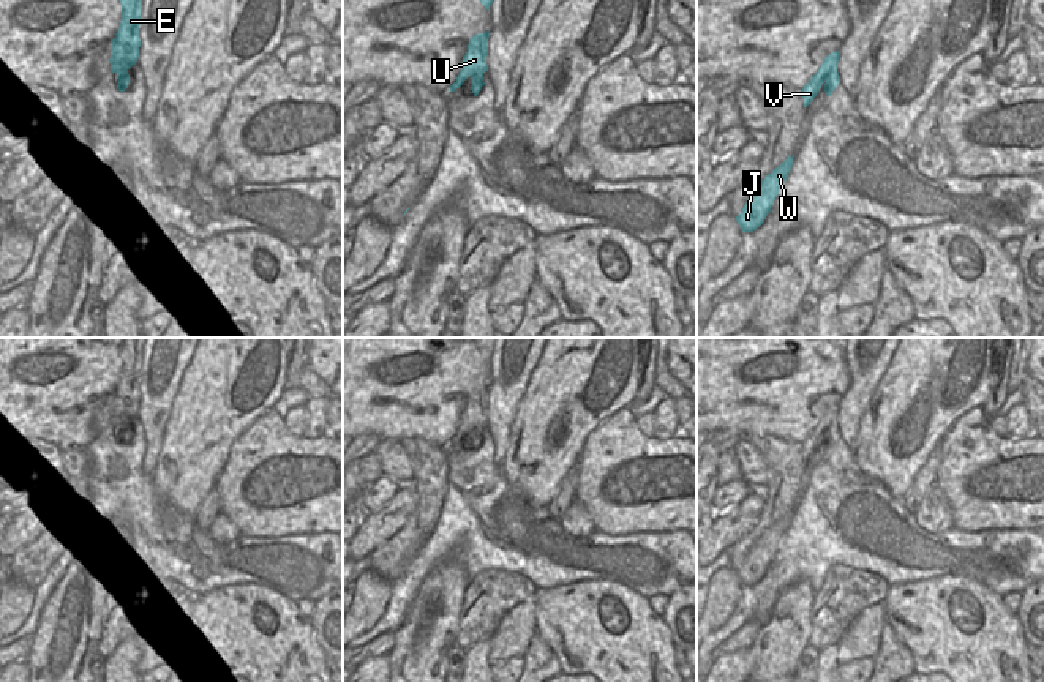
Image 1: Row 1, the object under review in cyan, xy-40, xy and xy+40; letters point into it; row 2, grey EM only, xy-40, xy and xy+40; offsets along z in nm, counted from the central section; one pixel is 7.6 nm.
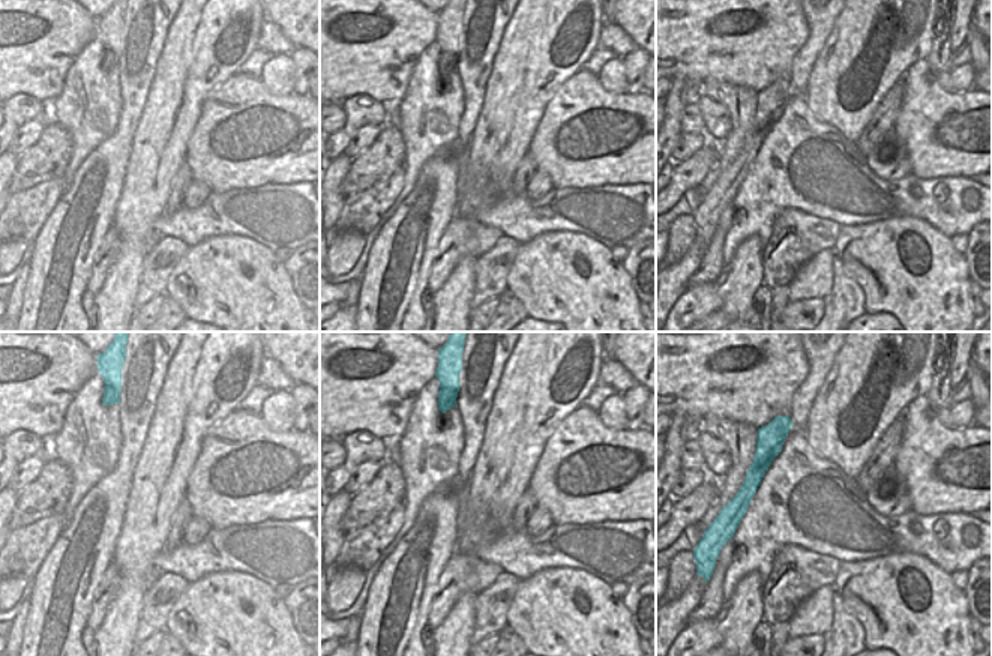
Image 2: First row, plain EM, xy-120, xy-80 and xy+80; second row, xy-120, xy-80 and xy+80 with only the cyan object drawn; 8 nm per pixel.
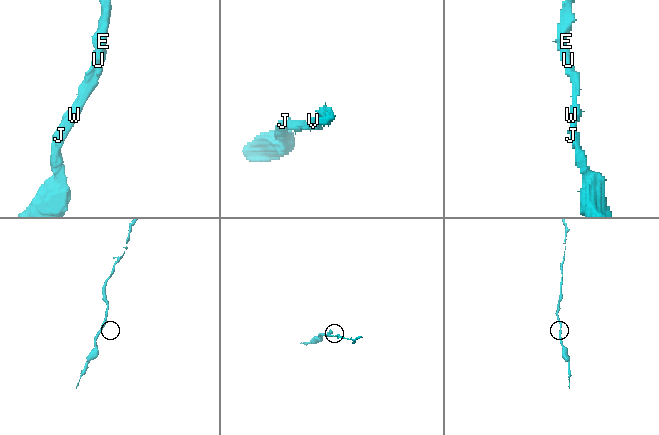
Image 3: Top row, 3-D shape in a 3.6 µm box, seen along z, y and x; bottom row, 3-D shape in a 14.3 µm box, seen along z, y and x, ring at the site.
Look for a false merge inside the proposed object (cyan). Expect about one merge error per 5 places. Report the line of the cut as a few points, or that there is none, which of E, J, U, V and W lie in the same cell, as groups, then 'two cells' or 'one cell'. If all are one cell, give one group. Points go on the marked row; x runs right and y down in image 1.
no cut; E J U V W; one cell

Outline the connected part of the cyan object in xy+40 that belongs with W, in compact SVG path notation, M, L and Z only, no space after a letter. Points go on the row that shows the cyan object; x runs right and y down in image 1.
M794 155L788 156L779 167L768 174L747 199L742 212L736 216L742 232L753 232L764 223L782 183L787 180L791 170L793 158Z

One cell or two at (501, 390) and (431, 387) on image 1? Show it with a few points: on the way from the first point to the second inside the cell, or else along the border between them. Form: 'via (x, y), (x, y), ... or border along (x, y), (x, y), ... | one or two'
border along (488, 365), (490, 382) | two

